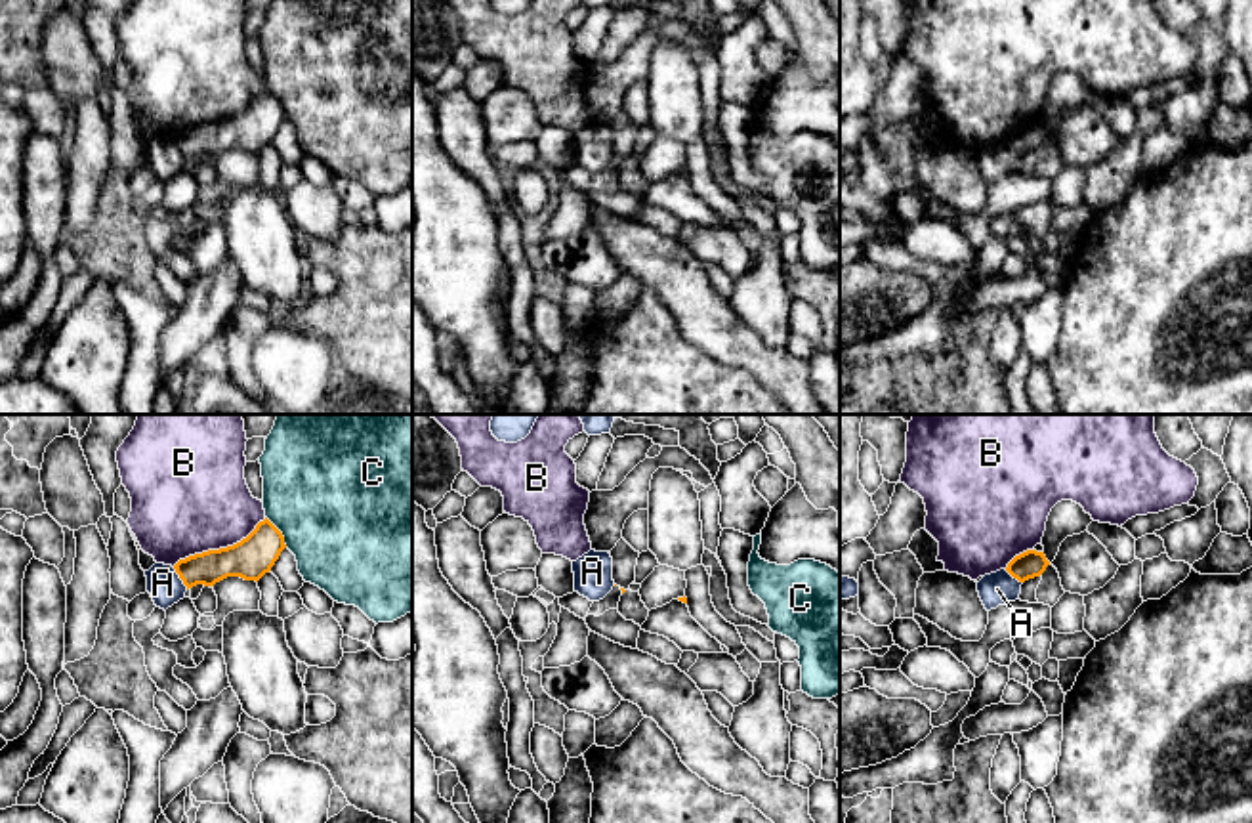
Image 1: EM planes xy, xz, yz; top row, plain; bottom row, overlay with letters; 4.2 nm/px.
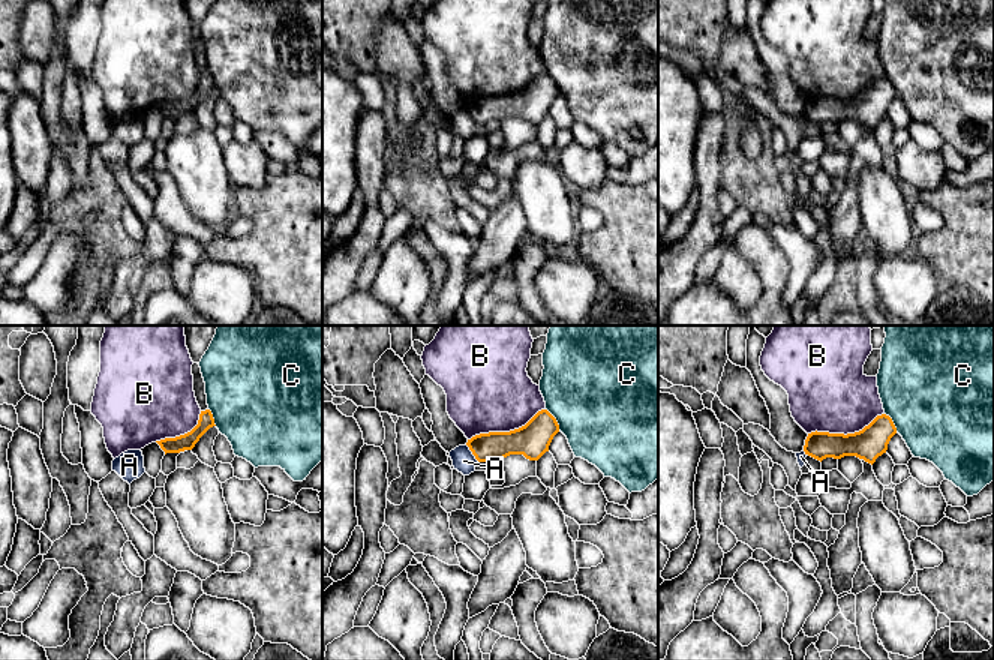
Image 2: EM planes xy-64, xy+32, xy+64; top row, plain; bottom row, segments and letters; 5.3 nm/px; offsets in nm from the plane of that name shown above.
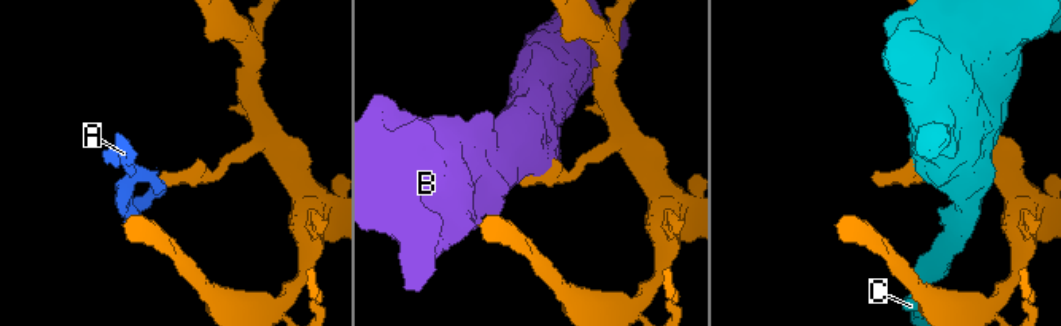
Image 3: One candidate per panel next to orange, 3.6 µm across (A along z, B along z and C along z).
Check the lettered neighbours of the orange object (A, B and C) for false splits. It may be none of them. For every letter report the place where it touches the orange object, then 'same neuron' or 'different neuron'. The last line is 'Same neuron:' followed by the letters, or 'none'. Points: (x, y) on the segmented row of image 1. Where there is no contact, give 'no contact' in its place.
A: xy (180, 577) | different neuron
B: xy (220, 548) | different neuron
C: xy (279, 531) | different neuron
Same neuron: none

